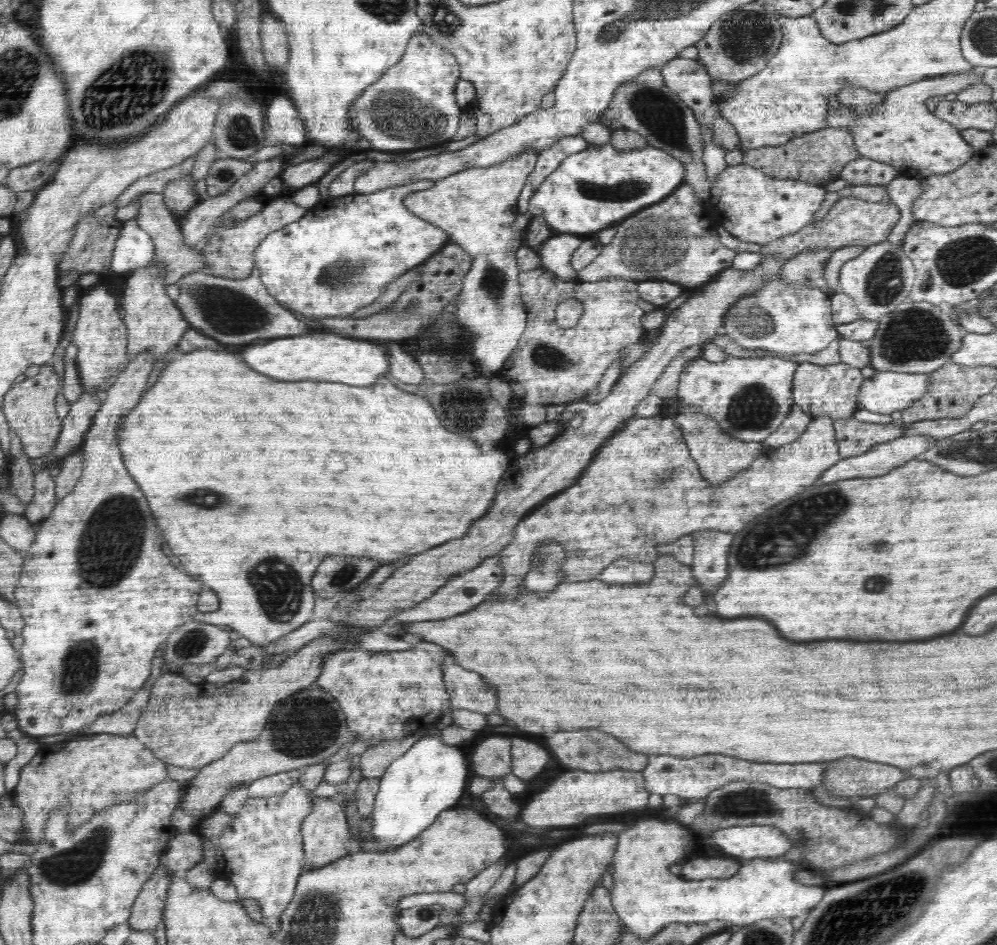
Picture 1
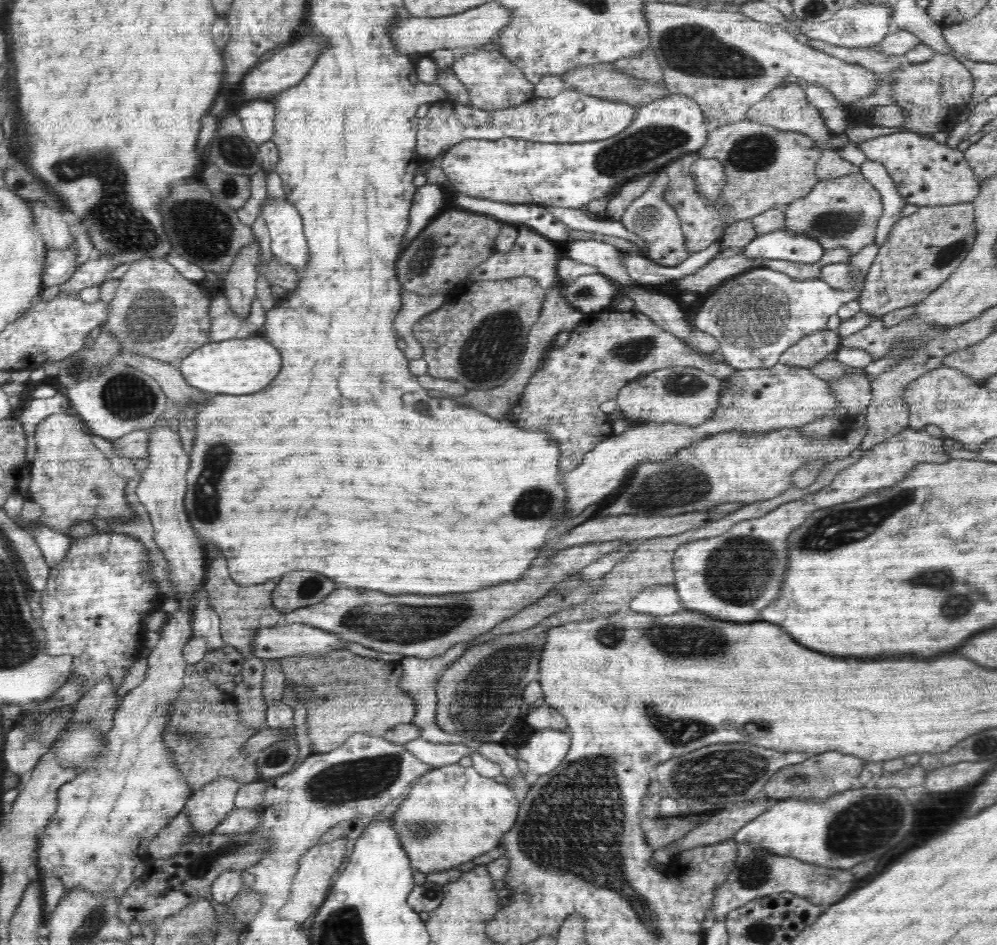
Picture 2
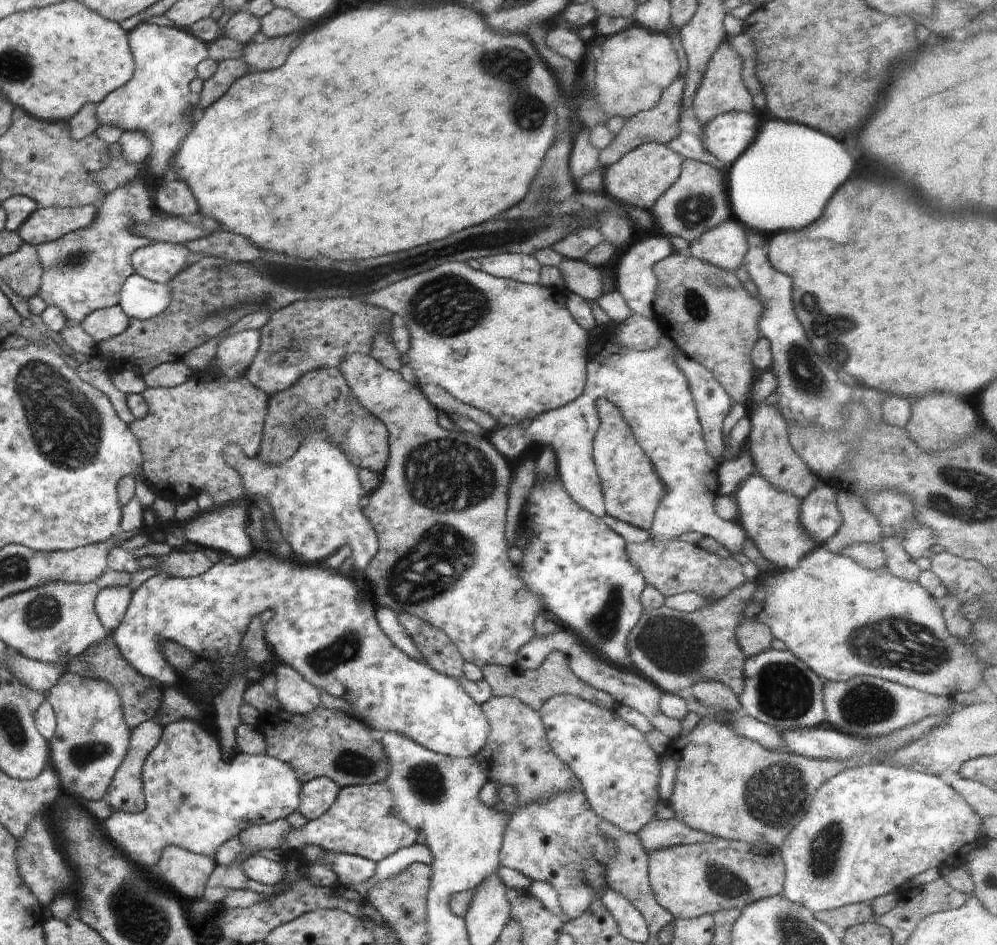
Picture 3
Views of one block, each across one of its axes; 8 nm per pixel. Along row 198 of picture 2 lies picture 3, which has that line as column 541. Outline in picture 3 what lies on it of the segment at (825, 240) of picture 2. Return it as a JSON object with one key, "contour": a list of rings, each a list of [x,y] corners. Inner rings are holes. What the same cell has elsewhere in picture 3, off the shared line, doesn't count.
{"contour":[[[581,786],[557,792],[549,799],[540,797],[537,801],[524,803],[517,806],[509,818],[499,852],[499,862],[501,866],[519,870],[531,881],[542,881],[553,886],[564,919],[575,919],[609,888],[607,872],[609,863],[617,855],[617,844],[601,835],[598,828],[600,821],[601,818],[593,811]]]}

